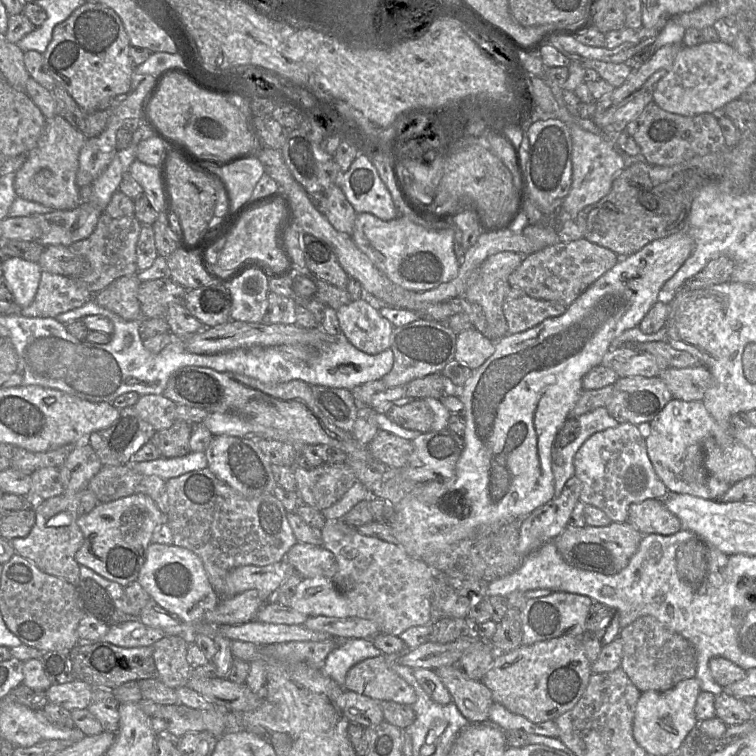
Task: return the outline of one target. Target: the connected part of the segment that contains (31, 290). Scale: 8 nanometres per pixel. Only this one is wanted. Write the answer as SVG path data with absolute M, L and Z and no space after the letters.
M9 257L2 263L5 284L13 294L13 301L26 308L34 301L41 280L42 268L38 262Z

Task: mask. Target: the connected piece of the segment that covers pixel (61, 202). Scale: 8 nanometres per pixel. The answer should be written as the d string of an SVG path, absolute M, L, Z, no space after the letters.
M61 115L46 118L46 127L37 146L26 154L26 160L15 176L17 197L40 203L53 210L72 210L81 203L76 183L79 154L86 142L85 135Z

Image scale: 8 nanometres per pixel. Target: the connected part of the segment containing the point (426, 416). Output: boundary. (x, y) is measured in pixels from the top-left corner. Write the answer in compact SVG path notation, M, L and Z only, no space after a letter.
M415 399L402 406L393 406L386 415L402 428L421 433L431 431L434 419L433 412L424 399Z

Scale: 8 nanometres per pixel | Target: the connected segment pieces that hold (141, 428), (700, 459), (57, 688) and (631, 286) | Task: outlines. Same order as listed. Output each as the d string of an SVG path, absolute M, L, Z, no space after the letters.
M128 406L120 409L118 419L110 427L91 433L87 442L103 466L119 466L129 463L134 453L151 441L155 432L133 406Z
M673 398L649 424L651 432L645 439L647 454L658 477L670 492L719 500L730 489L729 483L720 481L707 471L704 464L706 441L713 438L721 447L727 447L736 440L731 431L717 423L702 401Z
M75 680L65 684L52 684L47 690L48 702L57 704L69 711L86 709L89 705L93 687Z
M679 231L668 237L654 240L645 245L639 251L622 257L618 263L592 285L590 285L571 305L569 305L564 314L547 318L535 327L526 331L509 334L495 342L494 353L477 369L473 370L470 378L458 391L458 397L465 407L465 431L463 435L464 448L457 461L455 475L450 480L440 480L448 485L448 502L444 505L427 505L413 495L407 495L401 502L395 506L395 513L389 522L398 545L411 557L422 560L427 553L438 553L448 549L450 546L469 538L477 530L486 525L506 523L513 519L522 519L529 515L535 509L545 505L554 498L554 477L551 468L551 454L553 443L555 443L557 432L560 431L563 423L568 421L569 414L575 405L582 390L583 377L594 367L600 365L603 356L609 350L612 341L627 329L639 325L650 308L659 300L668 300L663 298L663 285L679 270L683 263L688 259L694 250L694 241L685 231Z

